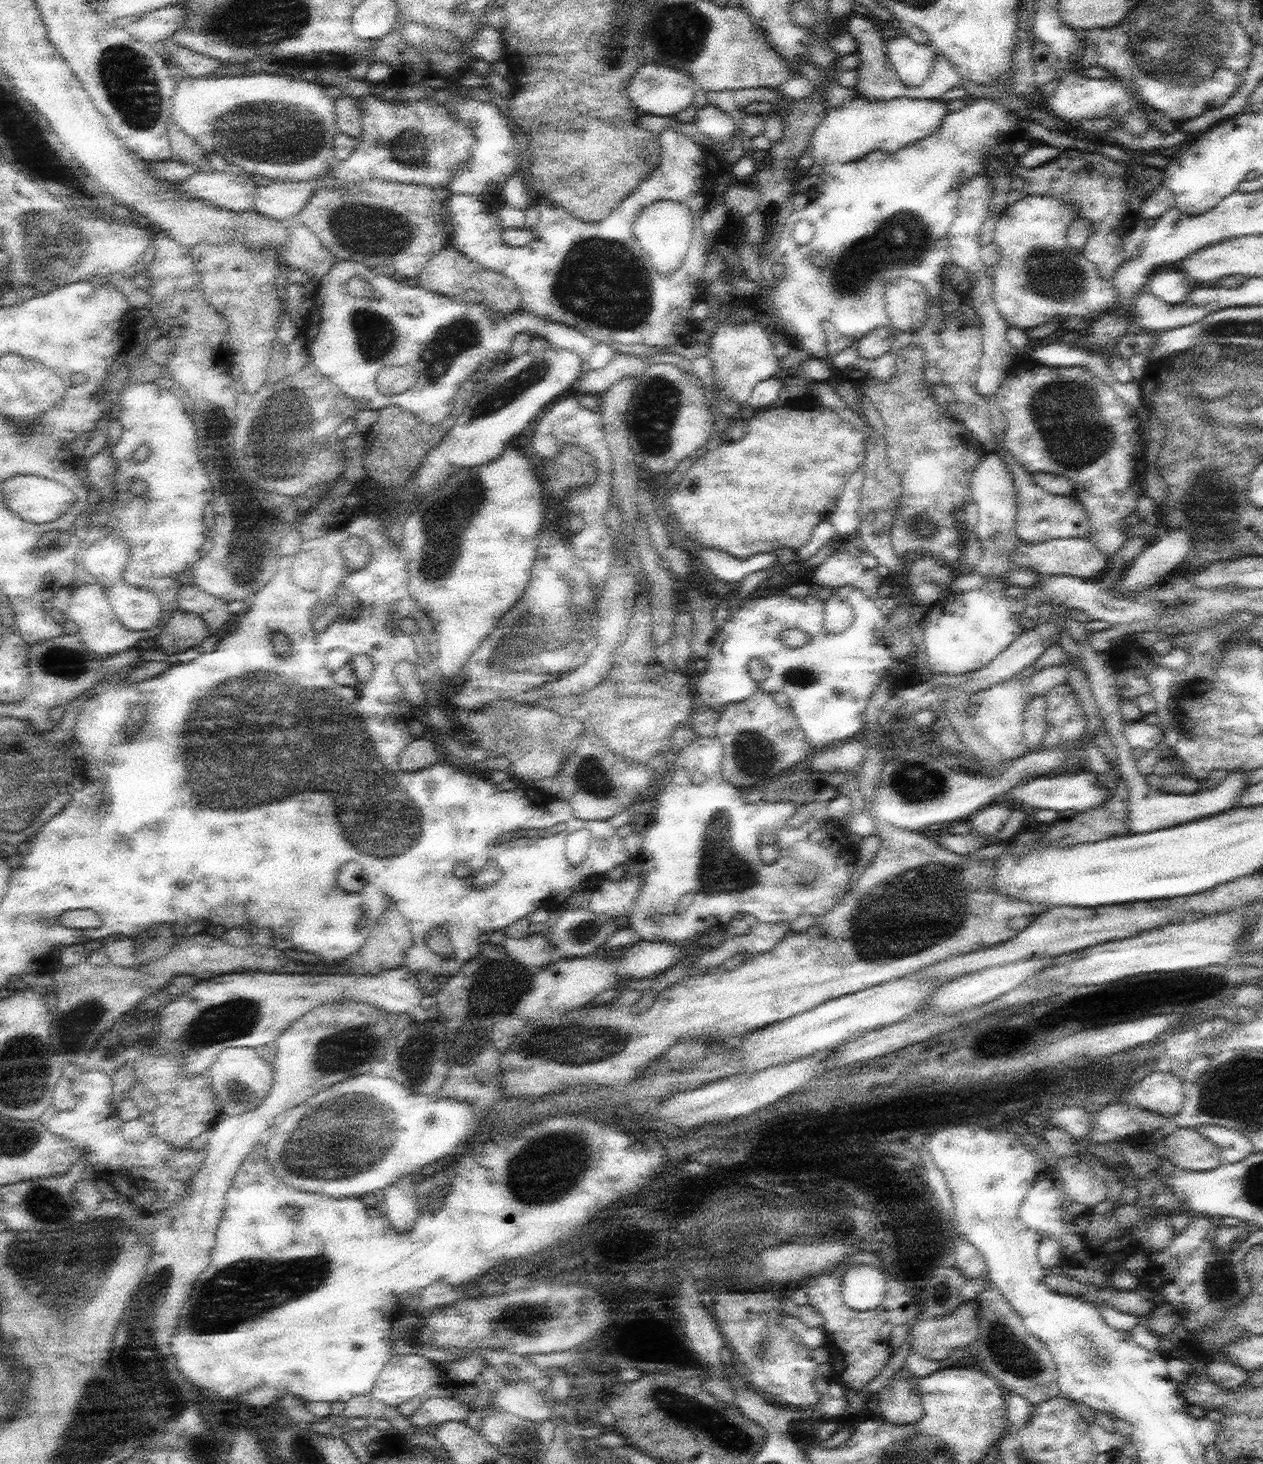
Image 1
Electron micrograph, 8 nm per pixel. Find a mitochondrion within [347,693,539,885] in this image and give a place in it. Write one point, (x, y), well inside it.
(486, 728)

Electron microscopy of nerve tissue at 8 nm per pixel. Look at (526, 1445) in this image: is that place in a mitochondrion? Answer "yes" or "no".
yes

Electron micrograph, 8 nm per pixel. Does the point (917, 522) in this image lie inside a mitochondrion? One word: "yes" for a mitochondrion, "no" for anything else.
yes

